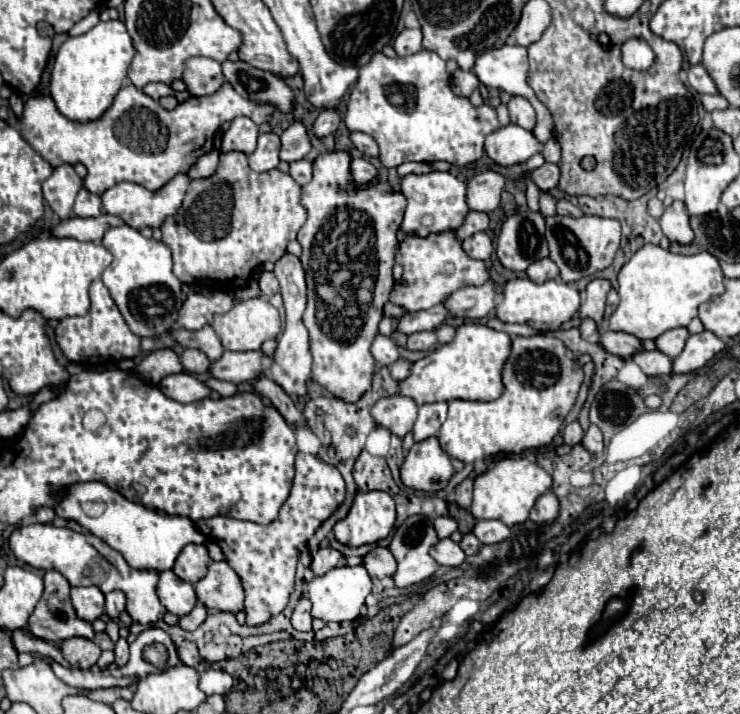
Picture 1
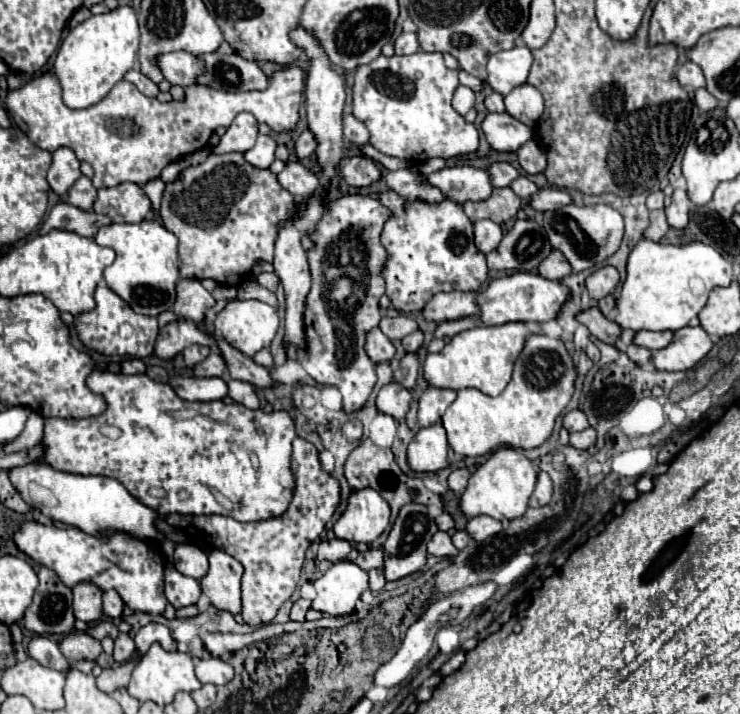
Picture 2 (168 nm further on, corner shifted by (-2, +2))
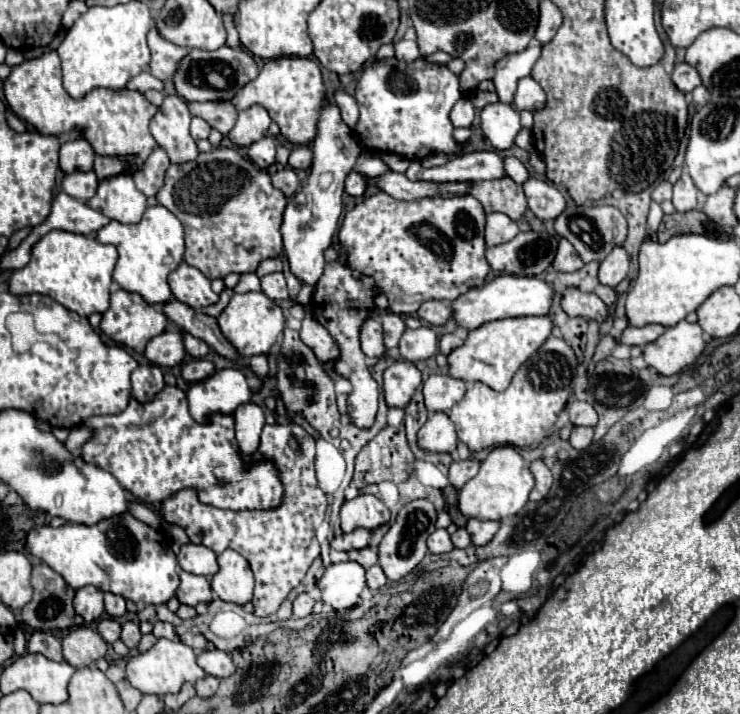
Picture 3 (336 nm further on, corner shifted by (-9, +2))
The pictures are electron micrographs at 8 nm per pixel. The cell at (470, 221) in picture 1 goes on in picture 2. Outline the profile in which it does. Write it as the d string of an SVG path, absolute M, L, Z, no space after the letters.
M494 188L492 196L484 202L464 202L464 212L470 222L490 218L496 224L504 224L508 218L514 218L520 210L520 198L512 188Z

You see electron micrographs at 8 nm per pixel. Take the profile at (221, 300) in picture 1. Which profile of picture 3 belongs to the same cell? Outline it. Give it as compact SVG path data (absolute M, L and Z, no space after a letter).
M181 262L181 266L177 266L177 270L169 274L169 286L179 302L195 310L207 308L219 300L219 296L211 290L209 278L205 278L201 270L187 266L185 262Z

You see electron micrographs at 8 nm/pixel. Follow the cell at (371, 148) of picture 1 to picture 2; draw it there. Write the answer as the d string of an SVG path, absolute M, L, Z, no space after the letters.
M344 114L344 136L346 136L346 140L350 140L356 146L370 144L370 132L352 114Z

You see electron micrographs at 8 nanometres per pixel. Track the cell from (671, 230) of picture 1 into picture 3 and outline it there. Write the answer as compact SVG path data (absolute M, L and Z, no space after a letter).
M683 170L681 178L673 184L673 206L679 210L679 212L689 212L689 210L695 210L697 208L697 188L689 176L687 170Z

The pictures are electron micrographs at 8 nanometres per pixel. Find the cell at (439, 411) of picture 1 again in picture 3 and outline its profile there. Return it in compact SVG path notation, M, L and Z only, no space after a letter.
M431 374L423 384L425 406L429 412L447 412L465 396L465 382L449 374Z

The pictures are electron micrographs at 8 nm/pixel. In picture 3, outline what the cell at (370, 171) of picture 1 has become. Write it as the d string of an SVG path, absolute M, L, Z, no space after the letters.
M353 170L345 180L345 194L353 196L353 198L361 198L365 194L365 176L361 176Z

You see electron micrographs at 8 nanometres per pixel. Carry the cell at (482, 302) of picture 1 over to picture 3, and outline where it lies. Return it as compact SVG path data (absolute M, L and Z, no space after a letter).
M429 300L423 302L417 310L417 316L429 324L445 324L451 318L451 306L445 300Z

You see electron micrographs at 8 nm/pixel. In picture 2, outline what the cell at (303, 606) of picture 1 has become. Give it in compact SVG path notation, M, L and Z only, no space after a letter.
M300 598L298 602L294 602L292 612L290 612L290 620L294 620L294 622L304 622L304 620L306 620L306 612L308 612L308 608L310 608L310 600Z

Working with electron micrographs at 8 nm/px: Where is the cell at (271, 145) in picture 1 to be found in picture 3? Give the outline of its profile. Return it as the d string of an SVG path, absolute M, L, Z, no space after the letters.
M265 136L257 142L253 142L247 148L247 156L251 162L255 162L259 168L267 168L275 162L275 140L271 136Z

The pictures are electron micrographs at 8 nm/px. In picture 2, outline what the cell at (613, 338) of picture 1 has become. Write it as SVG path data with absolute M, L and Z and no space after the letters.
M590 308L586 312L580 312L578 320L584 326L588 326L588 330L590 330L592 336L596 336L598 340L602 340L606 344L616 344L616 340L622 334L622 328L616 322L608 320L606 316L602 316L598 308Z

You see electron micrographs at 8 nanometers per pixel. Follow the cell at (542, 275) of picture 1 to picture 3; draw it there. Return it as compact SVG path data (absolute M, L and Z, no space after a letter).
M561 238L559 240L559 250L557 250L557 256L555 256L555 262L553 262L553 268L559 270L559 272L575 272L583 266L579 254L573 250L573 244L567 240L567 238Z

